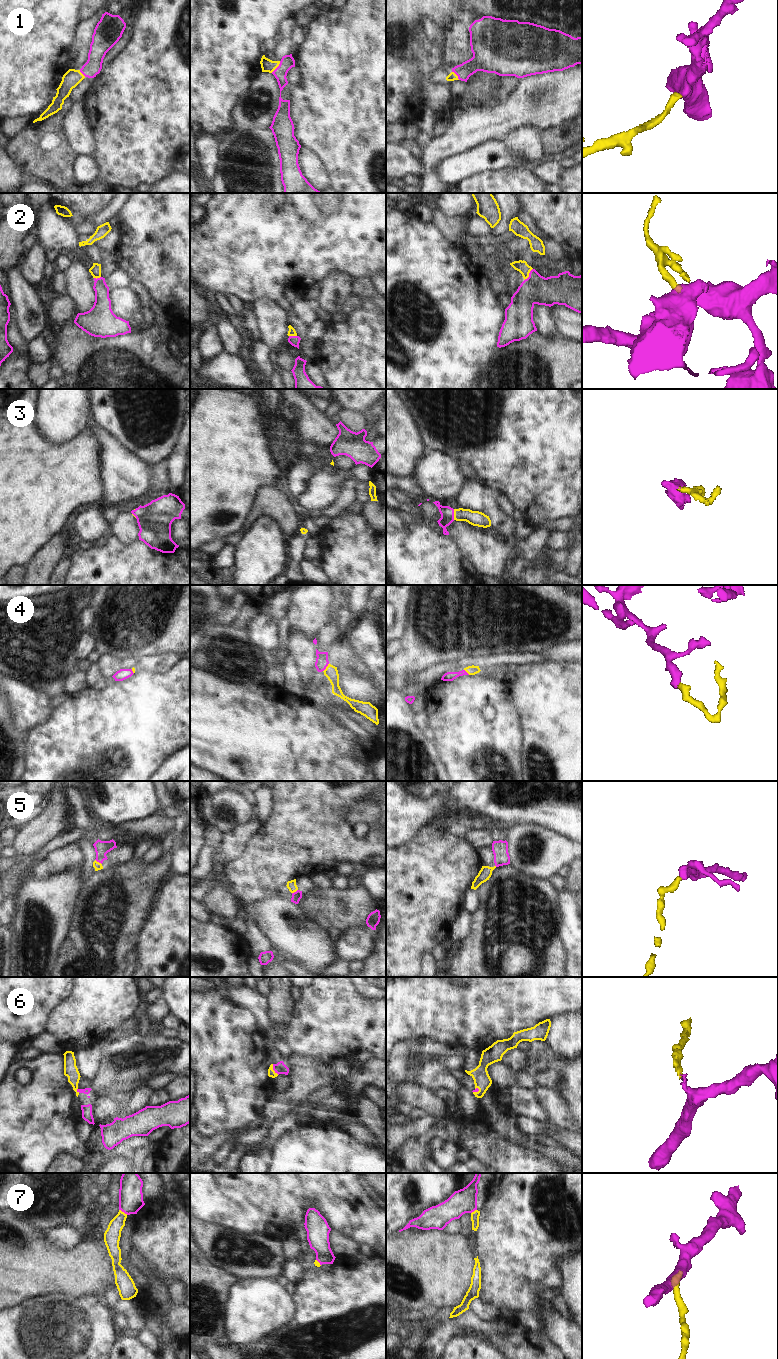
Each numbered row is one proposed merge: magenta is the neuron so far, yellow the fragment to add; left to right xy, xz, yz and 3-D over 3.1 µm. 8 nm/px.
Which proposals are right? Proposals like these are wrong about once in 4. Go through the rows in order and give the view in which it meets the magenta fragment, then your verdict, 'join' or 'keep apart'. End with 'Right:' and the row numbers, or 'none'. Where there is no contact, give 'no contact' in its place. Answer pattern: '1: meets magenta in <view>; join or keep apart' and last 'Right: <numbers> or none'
1: meets magenta in xz; join
2: meets magenta in yz; join
3: meets magenta in yz; join
4: meets magenta in xz; join
5: meets magenta in xy; join
6: meets magenta in xz; join
7: meets magenta in xy; join
Right: 1, 2, 3, 4, 5, 6, 7

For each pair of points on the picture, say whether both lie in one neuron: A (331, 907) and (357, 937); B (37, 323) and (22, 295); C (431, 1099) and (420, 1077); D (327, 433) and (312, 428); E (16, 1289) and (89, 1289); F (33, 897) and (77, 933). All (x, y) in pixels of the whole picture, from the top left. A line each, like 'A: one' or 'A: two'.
A: two
B: one
C: two
D: one
E: one
F: two

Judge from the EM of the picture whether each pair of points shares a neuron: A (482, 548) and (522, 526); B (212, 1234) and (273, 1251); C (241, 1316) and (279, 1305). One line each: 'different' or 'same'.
A: same
B: same
C: same

